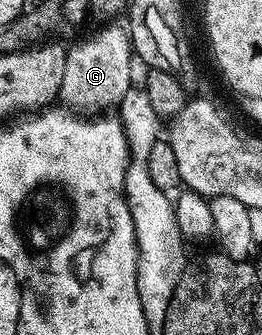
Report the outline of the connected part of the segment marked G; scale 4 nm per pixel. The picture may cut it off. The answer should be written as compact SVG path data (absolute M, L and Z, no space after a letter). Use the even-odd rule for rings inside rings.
M104 24L101 30L85 36L81 42L67 47L66 72L62 75L62 88L59 101L65 107L75 108L80 112L96 112L101 106L101 111L108 112L111 108L119 107L122 96L133 89L132 50L129 32L123 25Z

